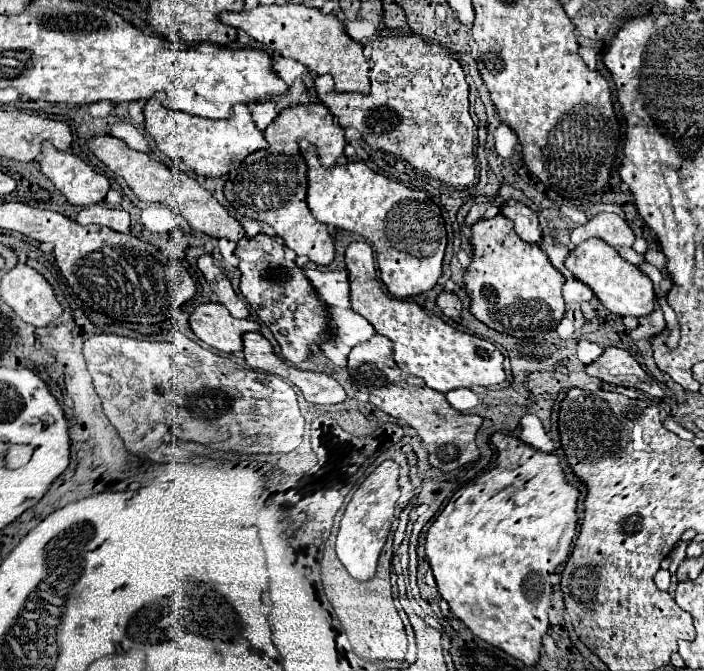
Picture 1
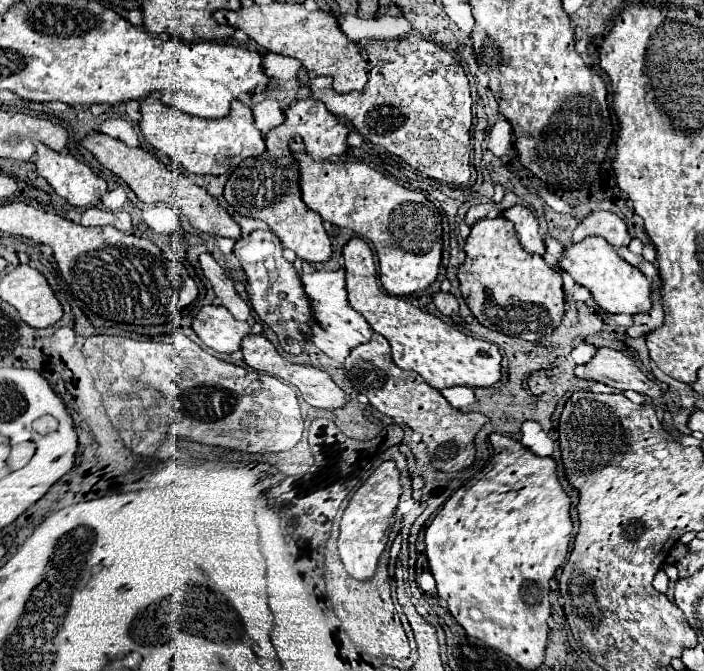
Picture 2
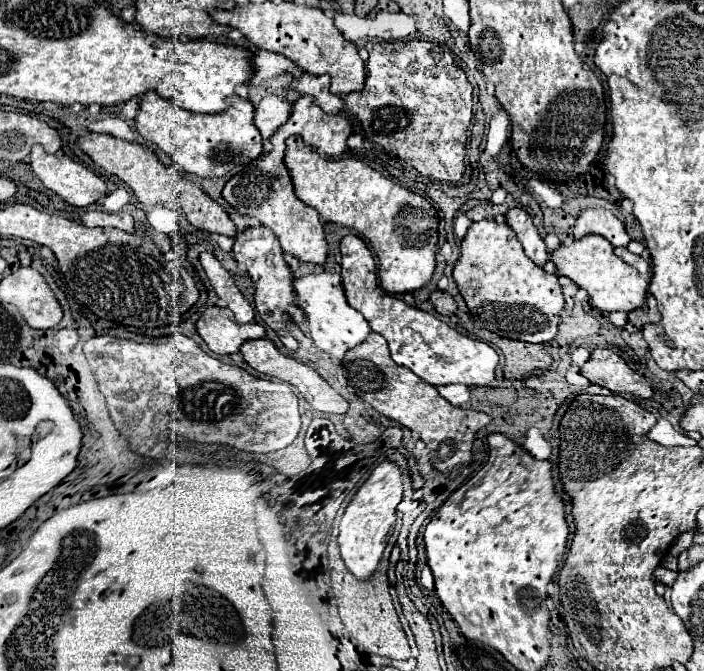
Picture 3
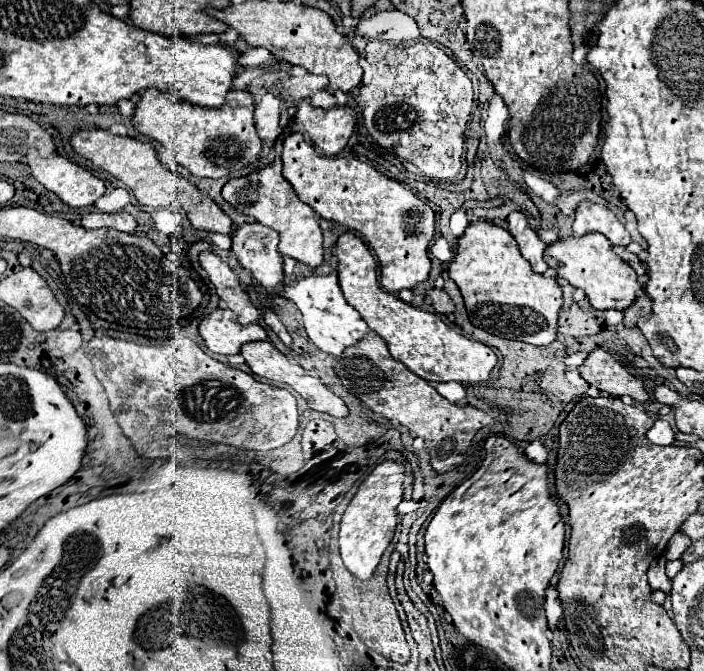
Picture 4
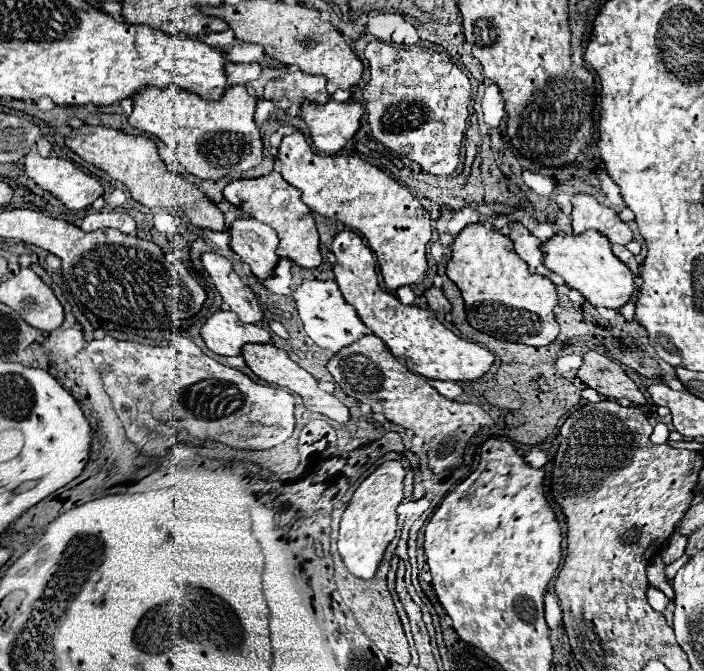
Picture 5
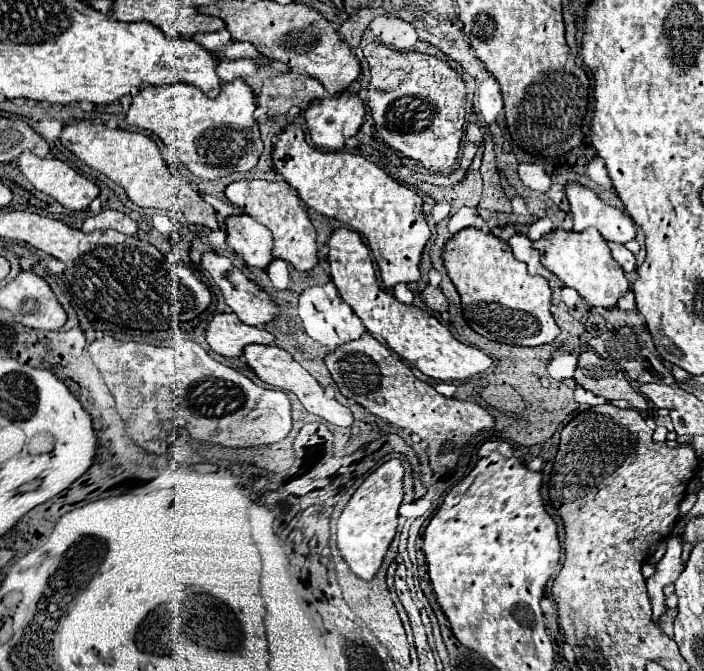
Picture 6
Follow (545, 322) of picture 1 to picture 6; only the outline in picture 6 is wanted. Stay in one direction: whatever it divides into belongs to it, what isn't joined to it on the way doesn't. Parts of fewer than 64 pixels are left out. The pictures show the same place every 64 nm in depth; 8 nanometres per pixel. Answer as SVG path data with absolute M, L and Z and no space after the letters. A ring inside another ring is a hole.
M478 228L460 230L446 242L444 266L462 298L464 320L478 334L512 346L550 344L560 334L550 312L552 288L548 280L530 276L526 264L516 260L510 244L498 236Z

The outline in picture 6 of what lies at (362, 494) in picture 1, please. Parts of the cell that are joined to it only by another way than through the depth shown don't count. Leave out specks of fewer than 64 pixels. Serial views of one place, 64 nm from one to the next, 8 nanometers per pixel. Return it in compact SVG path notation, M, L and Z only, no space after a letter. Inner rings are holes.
M388 460L378 470L374 470L364 484L352 494L350 502L340 514L338 520L338 552L344 558L344 562L350 566L350 570L362 578L372 580L372 576L378 572L384 554L396 534L396 518L398 508L402 502L402 476L404 468L400 460Z

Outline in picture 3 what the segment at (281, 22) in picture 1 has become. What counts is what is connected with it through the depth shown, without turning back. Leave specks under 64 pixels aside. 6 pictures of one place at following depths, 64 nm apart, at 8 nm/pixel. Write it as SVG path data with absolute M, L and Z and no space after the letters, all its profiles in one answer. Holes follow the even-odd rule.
M250 2L246 6L236 6L234 10L212 10L210 16L218 24L240 30L258 48L284 54L308 74L328 74L332 78L332 94L350 94L364 88L366 64L358 56L358 48L348 42L334 26L334 20L318 8L308 8L294 2Z

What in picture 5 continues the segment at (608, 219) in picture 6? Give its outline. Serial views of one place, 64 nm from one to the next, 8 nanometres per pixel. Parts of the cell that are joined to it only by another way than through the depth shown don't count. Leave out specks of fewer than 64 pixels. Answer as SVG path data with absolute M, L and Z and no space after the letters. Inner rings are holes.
M578 194L572 198L572 228L574 234L598 230L612 244L626 246L632 240L632 232L620 220L620 216L612 208L602 206L588 194Z

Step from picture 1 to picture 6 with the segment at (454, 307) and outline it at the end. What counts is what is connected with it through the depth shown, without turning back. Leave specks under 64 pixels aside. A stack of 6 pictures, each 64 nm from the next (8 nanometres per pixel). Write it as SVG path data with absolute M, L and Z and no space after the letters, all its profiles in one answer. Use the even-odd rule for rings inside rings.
M426 286L426 290L422 292L424 294L424 300L426 300L426 306L434 312L446 312L448 310L448 300L446 296L442 294L440 288L434 288L434 286Z

